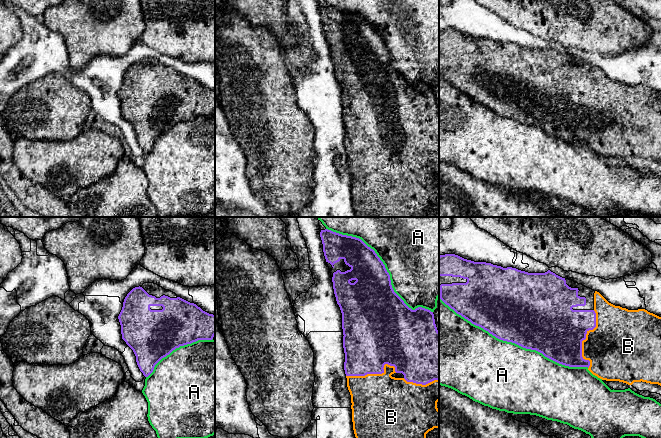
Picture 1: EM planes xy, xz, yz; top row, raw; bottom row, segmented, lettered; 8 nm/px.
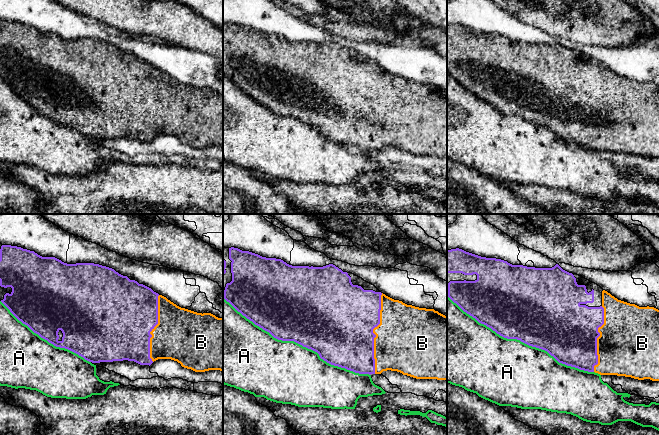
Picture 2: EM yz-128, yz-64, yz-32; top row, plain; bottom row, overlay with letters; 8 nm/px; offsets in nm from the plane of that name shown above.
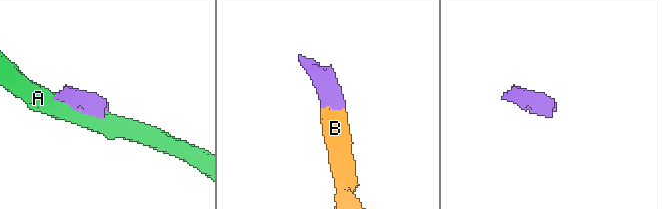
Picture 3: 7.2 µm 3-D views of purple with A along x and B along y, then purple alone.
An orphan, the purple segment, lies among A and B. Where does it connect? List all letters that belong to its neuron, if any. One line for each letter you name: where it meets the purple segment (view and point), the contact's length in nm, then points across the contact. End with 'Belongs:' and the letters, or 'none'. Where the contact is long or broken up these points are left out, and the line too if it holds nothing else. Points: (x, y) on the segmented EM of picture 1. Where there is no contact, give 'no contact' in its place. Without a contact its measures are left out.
B: meets purple in yz at (584, 339); contact 480 nm long
Belongs: B

